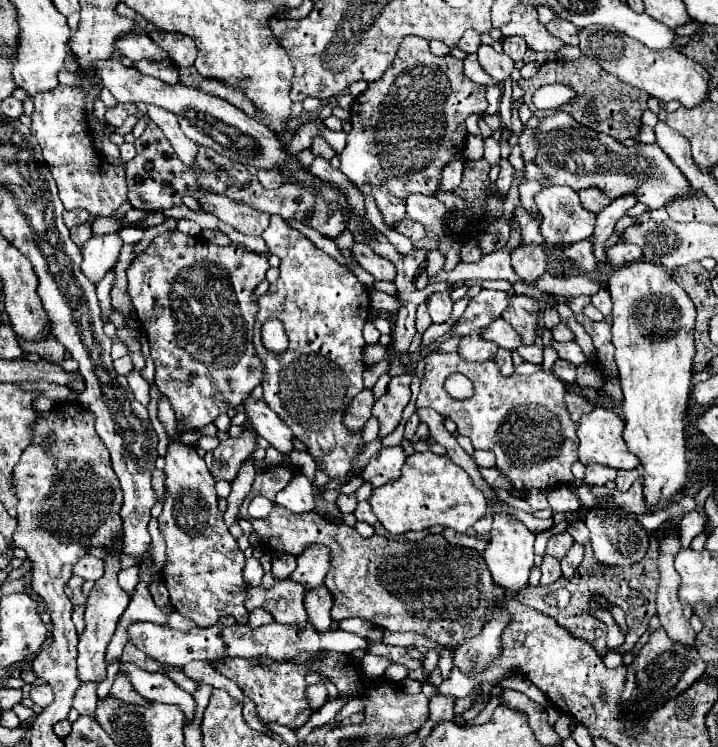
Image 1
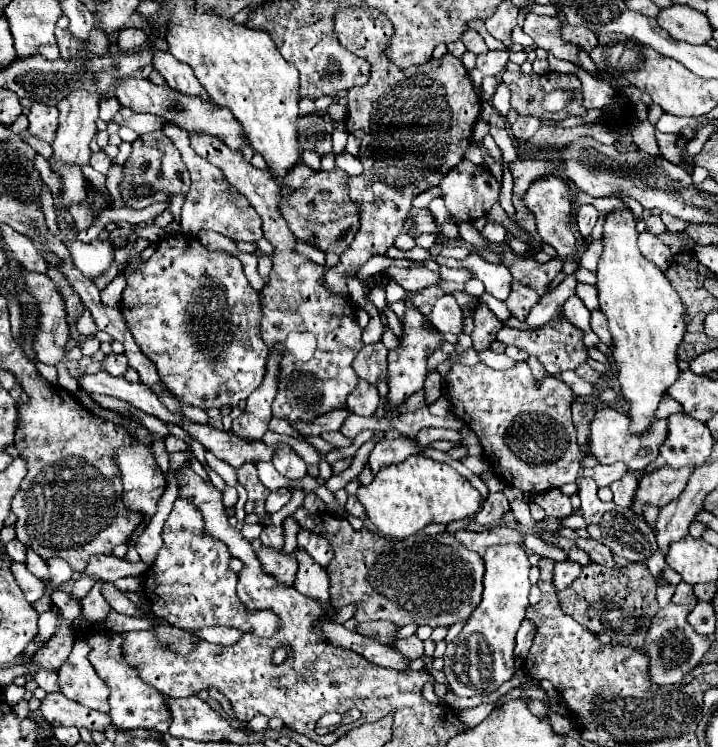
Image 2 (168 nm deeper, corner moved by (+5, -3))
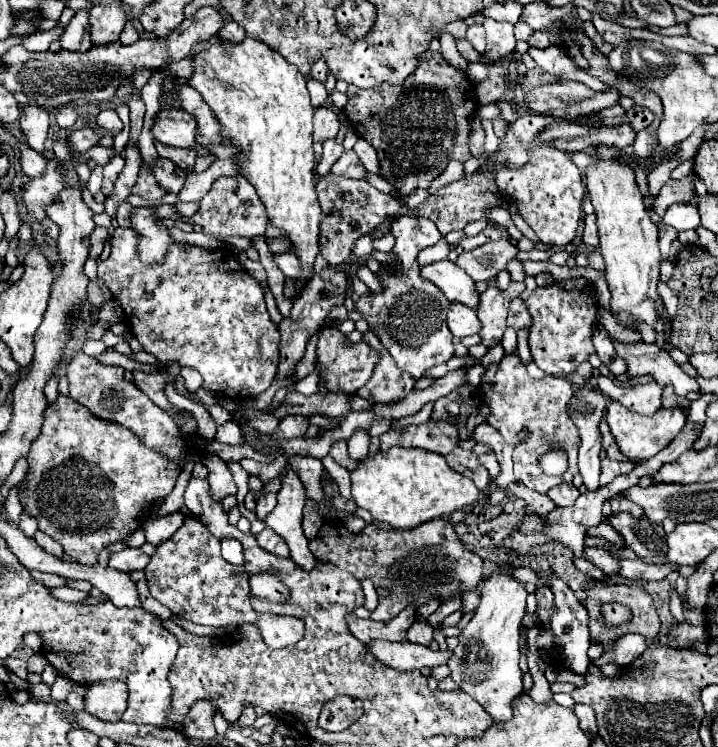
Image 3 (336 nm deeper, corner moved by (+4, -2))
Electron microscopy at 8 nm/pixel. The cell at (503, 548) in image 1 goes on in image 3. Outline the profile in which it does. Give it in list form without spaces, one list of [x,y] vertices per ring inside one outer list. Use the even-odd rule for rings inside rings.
[[[504,563],[500,565],[500,571],[480,581],[480,605],[468,625],[460,631],[458,645],[456,649],[452,649],[452,657],[448,661],[450,677],[456,681],[456,685],[470,697],[474,697],[480,705],[484,705],[494,721],[512,719],[512,699],[522,693],[518,639],[528,591],[516,577],[512,577],[512,569],[514,565]]]

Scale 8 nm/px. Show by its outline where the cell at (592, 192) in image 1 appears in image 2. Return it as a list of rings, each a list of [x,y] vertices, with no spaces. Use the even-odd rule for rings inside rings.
[[[591,204],[581,206],[579,212],[577,212],[577,226],[579,226],[579,232],[581,232],[583,236],[591,234],[591,230],[593,230],[597,218],[599,218],[599,212],[595,210],[595,206],[591,206]]]

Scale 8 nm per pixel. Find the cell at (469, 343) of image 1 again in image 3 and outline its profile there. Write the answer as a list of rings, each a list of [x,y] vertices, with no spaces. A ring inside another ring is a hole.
[[[510,283],[508,289],[504,291],[498,291],[494,285],[490,285],[480,295],[480,305],[476,311],[482,323],[480,337],[486,347],[492,347],[502,339],[502,333],[506,329],[508,303],[512,301],[512,297],[518,297],[522,291],[524,291],[524,283]]]

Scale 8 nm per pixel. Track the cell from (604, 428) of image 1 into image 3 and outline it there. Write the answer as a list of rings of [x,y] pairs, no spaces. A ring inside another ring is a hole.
[[[612,401],[606,409],[606,423],[610,427],[610,433],[616,439],[618,449],[622,451],[622,455],[630,461],[646,461],[650,457],[654,457],[656,453],[660,453],[686,425],[686,417],[684,411],[678,407],[672,409],[658,409],[656,415],[646,417],[646,415],[638,415],[628,411],[624,405],[620,405],[618,401]]]

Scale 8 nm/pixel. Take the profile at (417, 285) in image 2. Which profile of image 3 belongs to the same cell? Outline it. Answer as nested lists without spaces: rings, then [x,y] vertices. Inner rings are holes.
[[[438,261],[420,269],[424,281],[432,281],[450,301],[460,301],[472,309],[478,307],[478,293],[474,281],[452,261]]]

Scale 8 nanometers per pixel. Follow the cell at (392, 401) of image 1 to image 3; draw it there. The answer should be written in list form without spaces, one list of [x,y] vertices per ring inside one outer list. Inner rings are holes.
[[[404,215],[392,223],[390,233],[396,237],[396,245],[392,253],[396,253],[398,257],[396,263],[398,271],[394,275],[384,273],[382,295],[360,297],[356,309],[364,315],[370,329],[378,335],[382,345],[388,349],[398,369],[408,373],[414,381],[418,381],[430,367],[438,363],[446,363],[454,355],[452,333],[446,325],[446,311],[450,301],[436,285],[420,279],[418,275],[420,267],[416,263],[416,255],[422,249],[440,241],[440,231],[426,217]]]

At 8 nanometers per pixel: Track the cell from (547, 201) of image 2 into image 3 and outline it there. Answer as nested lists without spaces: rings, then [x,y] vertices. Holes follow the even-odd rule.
[[[534,143],[528,165],[520,171],[498,171],[496,183],[504,197],[516,199],[520,215],[536,231],[542,243],[554,247],[564,247],[572,243],[580,225],[586,189],[578,167],[572,165],[566,153],[552,149],[548,143]]]

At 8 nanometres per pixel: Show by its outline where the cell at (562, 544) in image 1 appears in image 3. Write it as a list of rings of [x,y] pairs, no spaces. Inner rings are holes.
[[[584,547],[584,559],[594,563],[598,569],[602,569],[606,575],[616,575],[618,573],[618,561],[604,549],[600,547]]]

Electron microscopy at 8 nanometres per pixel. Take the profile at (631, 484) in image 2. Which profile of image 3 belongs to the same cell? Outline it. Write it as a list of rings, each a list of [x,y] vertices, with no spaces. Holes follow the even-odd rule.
[[[616,493],[616,495],[612,495],[610,505],[612,505],[612,513],[626,511],[626,513],[632,513],[634,517],[642,517],[642,515],[644,515],[644,511],[640,509],[640,505],[636,505],[634,501],[630,501],[630,499],[626,497],[626,493]]]

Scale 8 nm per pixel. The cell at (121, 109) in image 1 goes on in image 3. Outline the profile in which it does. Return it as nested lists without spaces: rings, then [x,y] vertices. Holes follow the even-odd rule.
[[[162,109],[158,111],[154,125],[152,125],[152,135],[164,145],[172,147],[186,147],[194,145],[194,135],[196,135],[196,121],[192,115],[180,111],[180,109],[168,109],[164,113]]]

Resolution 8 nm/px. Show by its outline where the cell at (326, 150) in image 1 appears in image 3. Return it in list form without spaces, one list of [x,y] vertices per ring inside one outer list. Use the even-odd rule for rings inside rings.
[[[318,107],[314,111],[314,141],[316,143],[324,143],[328,139],[334,139],[338,129],[340,129],[340,123],[338,123],[338,117],[332,109],[326,109],[326,107]]]

